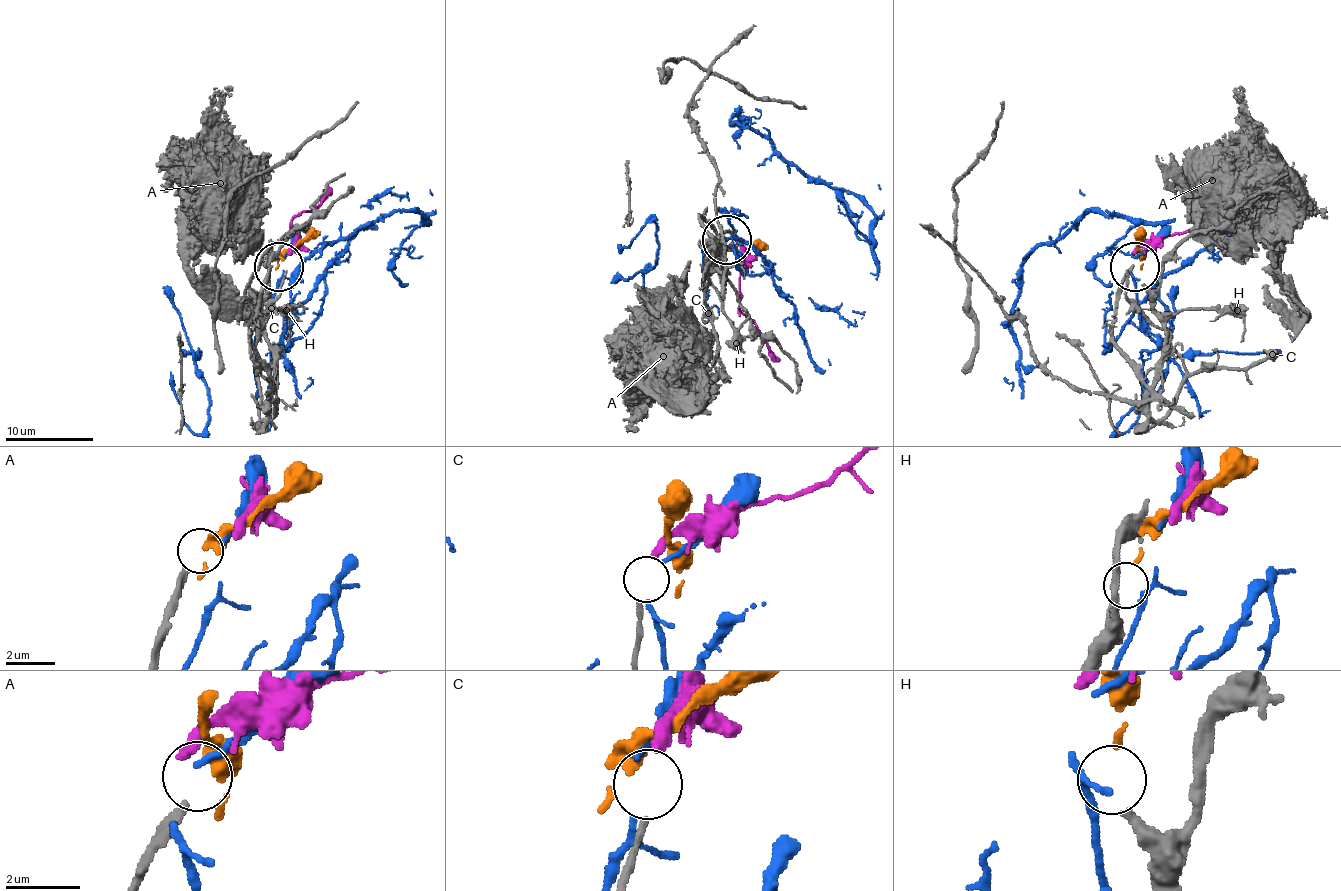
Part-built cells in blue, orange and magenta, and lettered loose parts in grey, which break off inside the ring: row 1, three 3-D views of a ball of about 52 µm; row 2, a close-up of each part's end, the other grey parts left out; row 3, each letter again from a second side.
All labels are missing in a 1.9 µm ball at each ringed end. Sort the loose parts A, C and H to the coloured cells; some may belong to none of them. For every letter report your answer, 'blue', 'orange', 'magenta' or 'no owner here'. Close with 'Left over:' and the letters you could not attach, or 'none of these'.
A: no owner here
C: magenta
H: orange
Left over: A

